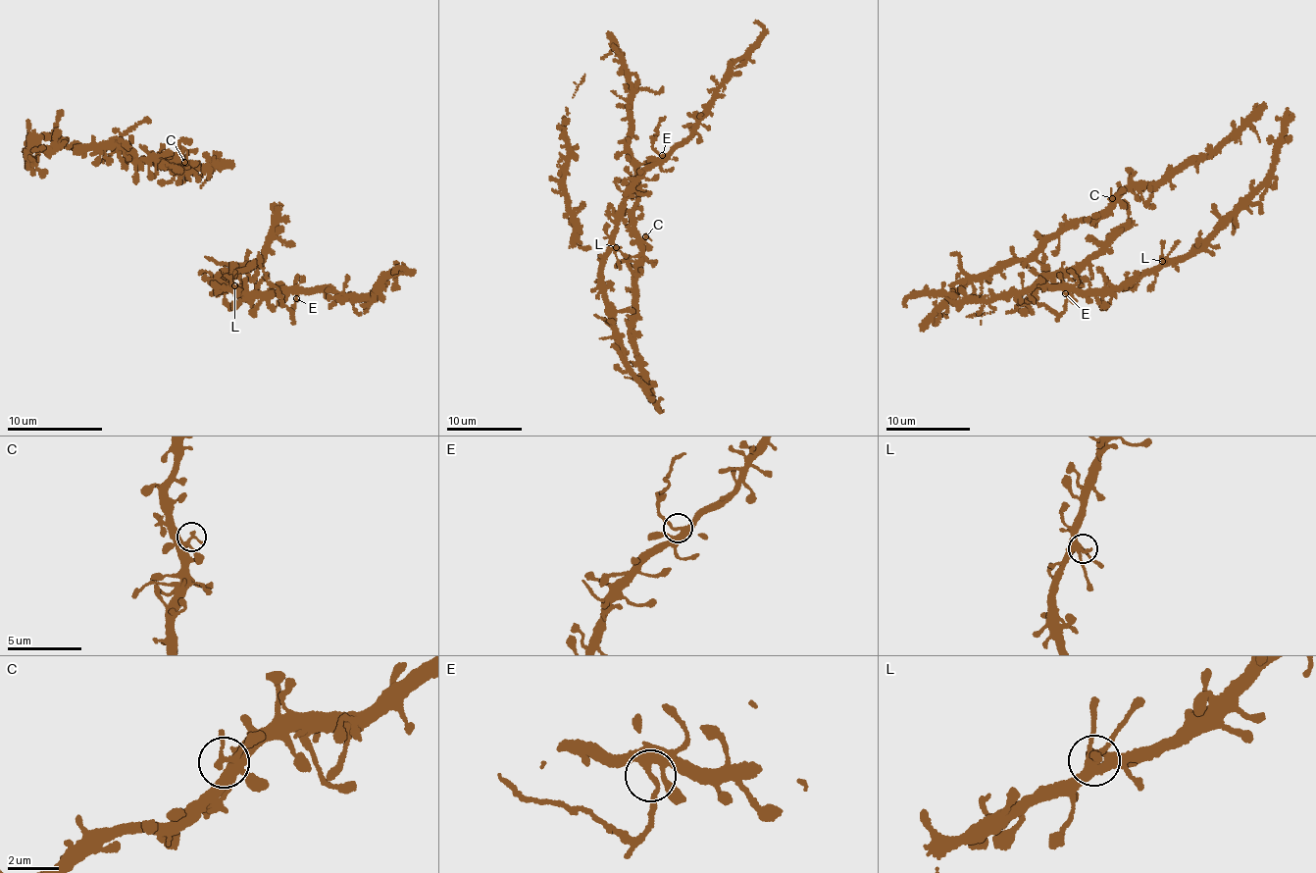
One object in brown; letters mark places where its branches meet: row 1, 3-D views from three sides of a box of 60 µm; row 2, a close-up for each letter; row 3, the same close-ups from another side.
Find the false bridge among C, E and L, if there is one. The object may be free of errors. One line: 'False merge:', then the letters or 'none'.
False merge: E

